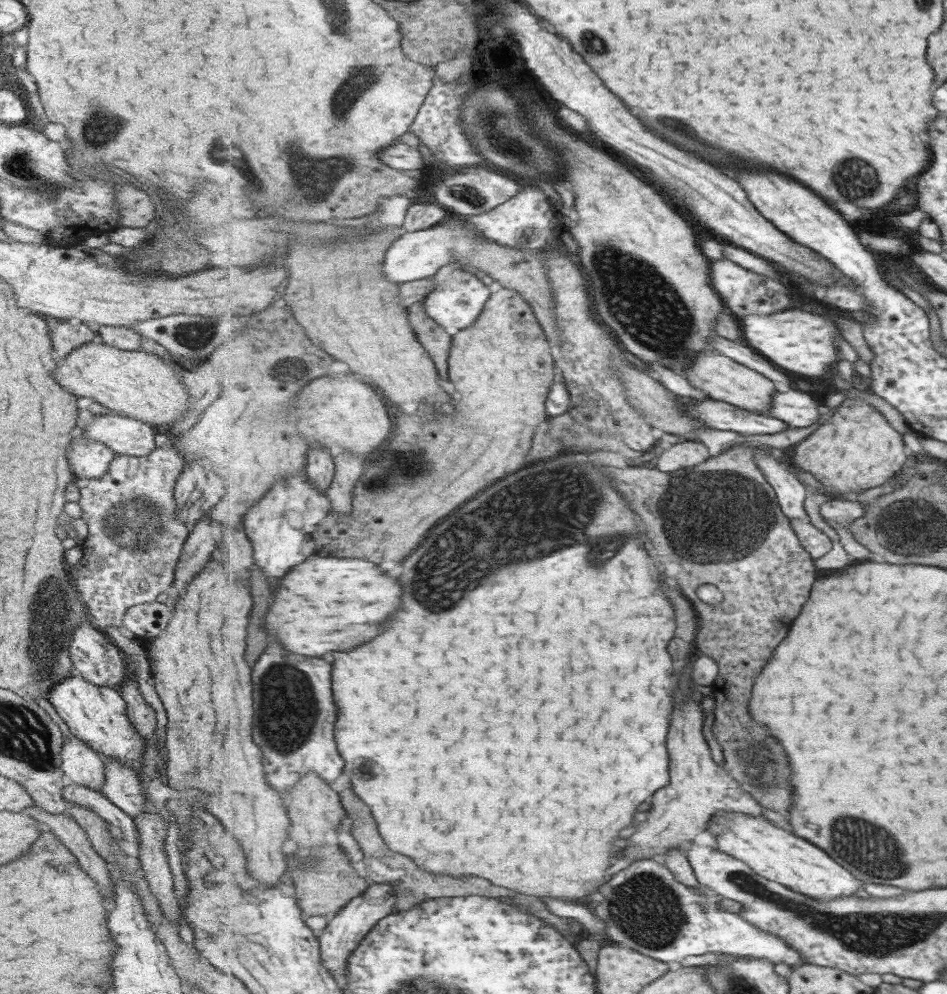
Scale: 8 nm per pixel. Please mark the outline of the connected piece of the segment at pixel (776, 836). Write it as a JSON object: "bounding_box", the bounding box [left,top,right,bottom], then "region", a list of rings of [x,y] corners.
{"bounding_box":[707,811,865,901],"region":[[[733,811],[718,812],[712,817],[707,831],[713,835],[717,848],[746,862],[758,875],[818,901],[855,896],[857,890],[864,889],[865,883],[837,864],[825,850],[795,836],[795,833],[777,828],[769,818]]]}

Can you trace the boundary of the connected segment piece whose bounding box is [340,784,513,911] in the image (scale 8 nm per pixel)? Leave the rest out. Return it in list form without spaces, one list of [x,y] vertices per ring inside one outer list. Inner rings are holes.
[[[349,784],[347,789],[344,789],[340,796],[342,797],[342,804],[345,811],[348,812],[352,820],[352,835],[357,839],[360,847],[364,852],[364,864],[366,865],[367,876],[374,883],[393,883],[394,891],[398,896],[398,903],[396,904],[397,911],[408,911],[410,908],[416,907],[424,903],[427,899],[443,898],[443,897],[459,897],[459,896],[491,896],[491,898],[513,898],[513,892],[509,892],[509,888],[501,888],[491,884],[489,880],[483,878],[475,878],[475,876],[465,876],[465,878],[453,878],[453,876],[437,876],[429,870],[419,868],[409,856],[391,852],[389,846],[385,844],[385,840],[381,838],[375,818],[371,814],[371,808],[359,798],[354,790],[351,790],[353,785]]]

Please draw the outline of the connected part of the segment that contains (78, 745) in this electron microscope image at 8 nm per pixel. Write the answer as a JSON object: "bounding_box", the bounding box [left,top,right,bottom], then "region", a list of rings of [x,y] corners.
{"bounding_box":[59,735,104,790],"region":[[[70,735],[62,738],[59,756],[62,774],[67,782],[99,790],[104,783],[104,764],[92,748]]]}

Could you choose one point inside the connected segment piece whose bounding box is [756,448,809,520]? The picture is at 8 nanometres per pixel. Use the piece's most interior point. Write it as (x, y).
(790, 492)

